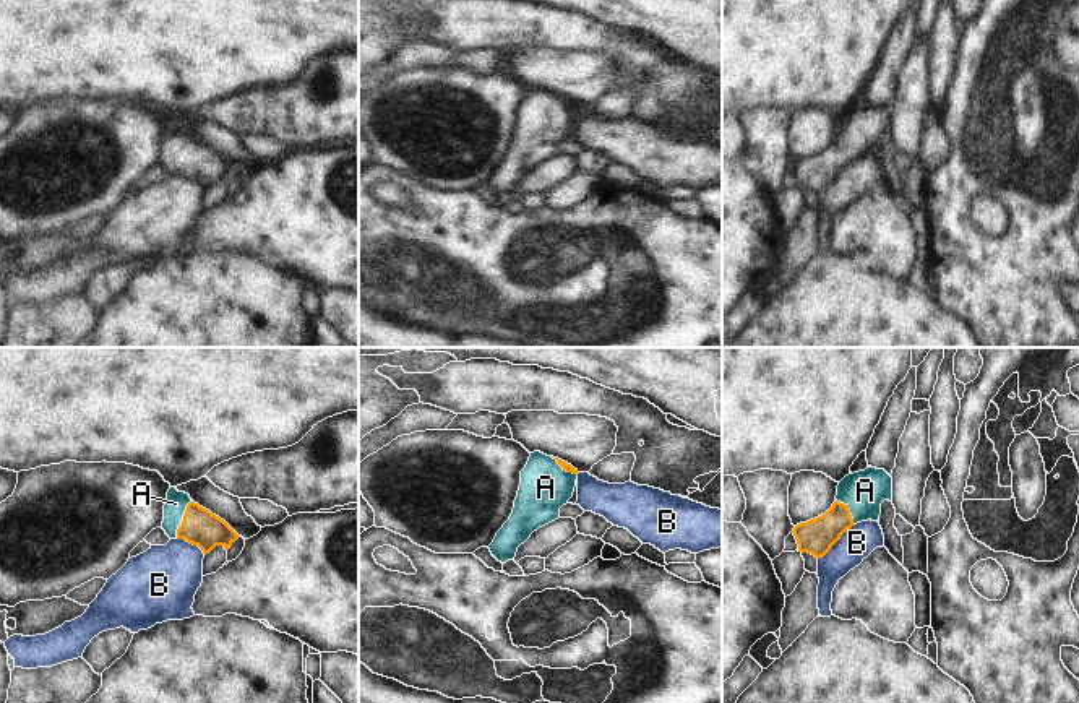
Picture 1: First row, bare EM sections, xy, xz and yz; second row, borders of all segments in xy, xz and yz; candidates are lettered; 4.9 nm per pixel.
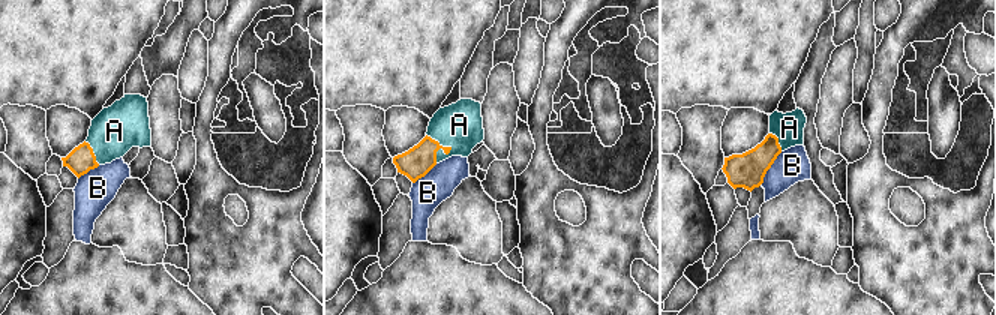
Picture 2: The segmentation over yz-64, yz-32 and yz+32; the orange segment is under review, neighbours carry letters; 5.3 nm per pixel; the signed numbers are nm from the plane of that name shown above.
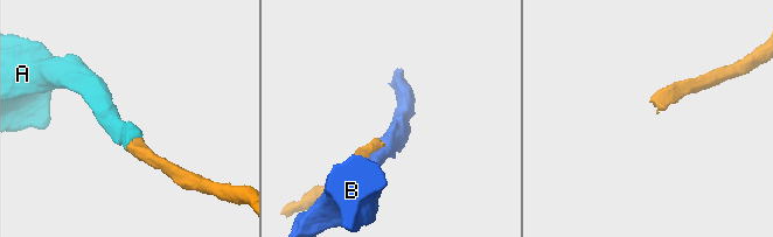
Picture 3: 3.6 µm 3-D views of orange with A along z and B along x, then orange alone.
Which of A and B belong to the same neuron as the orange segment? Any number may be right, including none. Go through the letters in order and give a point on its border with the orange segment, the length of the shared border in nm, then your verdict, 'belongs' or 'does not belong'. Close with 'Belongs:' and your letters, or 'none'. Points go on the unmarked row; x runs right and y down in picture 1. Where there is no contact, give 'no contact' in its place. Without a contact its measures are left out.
A: xy (184, 156) | 200 nm | belongs
B: yz (836, 177) | 260 nm | does not belong
Belongs: A

